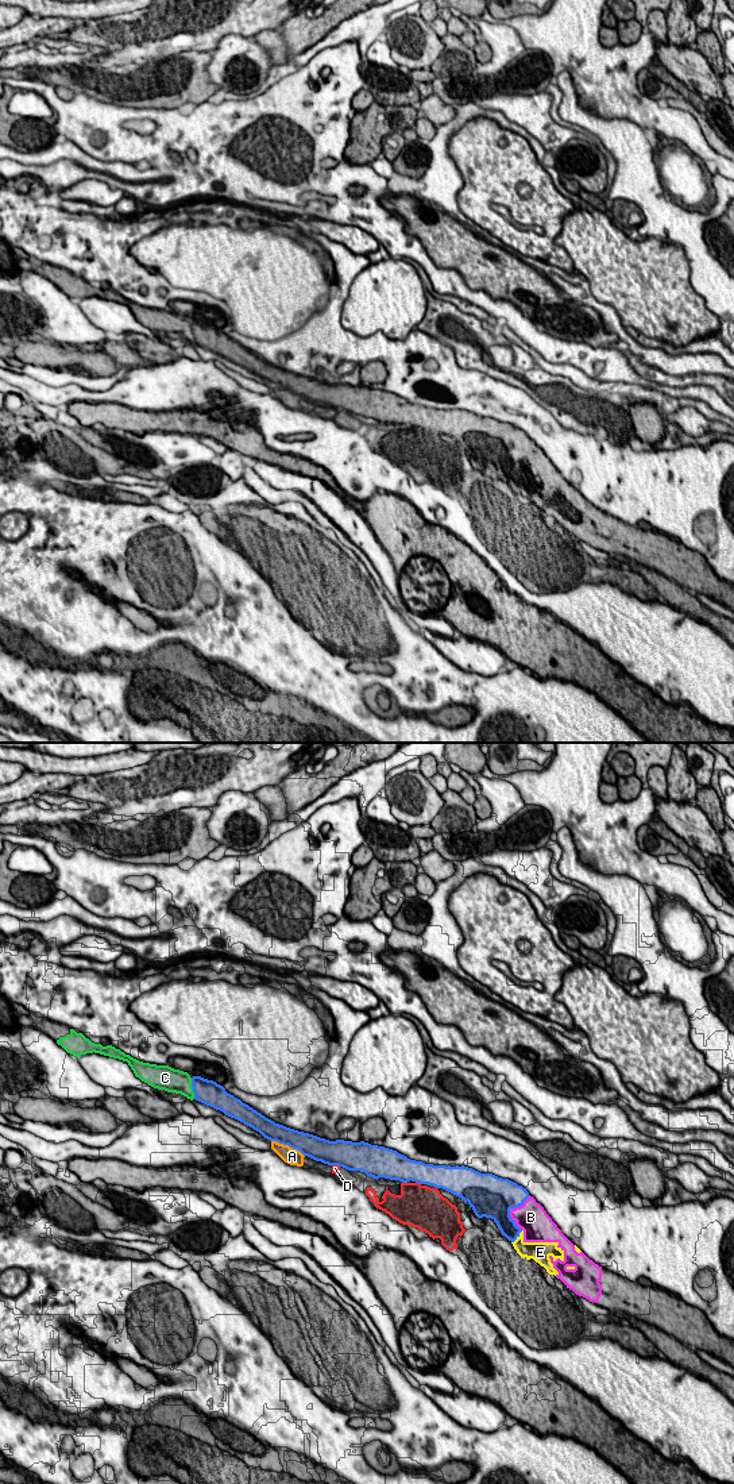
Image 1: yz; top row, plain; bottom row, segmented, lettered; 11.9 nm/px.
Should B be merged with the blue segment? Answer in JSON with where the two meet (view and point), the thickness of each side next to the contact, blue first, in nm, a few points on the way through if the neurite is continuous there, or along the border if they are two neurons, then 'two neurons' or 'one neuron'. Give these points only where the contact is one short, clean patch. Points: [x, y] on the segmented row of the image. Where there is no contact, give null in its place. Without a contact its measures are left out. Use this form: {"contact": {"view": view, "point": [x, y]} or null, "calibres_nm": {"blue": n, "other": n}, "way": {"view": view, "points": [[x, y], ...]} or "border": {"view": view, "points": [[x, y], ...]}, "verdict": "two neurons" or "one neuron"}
{"contact": {"view": "yz", "point": [509, 1210]}, "calibres_nm": {"blue": 500, "other": 320}, "verdict": "one neuron"}

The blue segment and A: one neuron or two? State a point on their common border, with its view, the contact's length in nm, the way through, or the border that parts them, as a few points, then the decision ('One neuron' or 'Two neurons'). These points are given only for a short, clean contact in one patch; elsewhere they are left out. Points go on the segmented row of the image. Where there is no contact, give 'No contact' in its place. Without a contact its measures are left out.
Touches blue at yz (288, 1144). Shared border 440 nm. Two neurons

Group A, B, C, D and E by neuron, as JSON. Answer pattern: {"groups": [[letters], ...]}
{"groups": [["A", "D"], ["B", "C", "E"]]}

